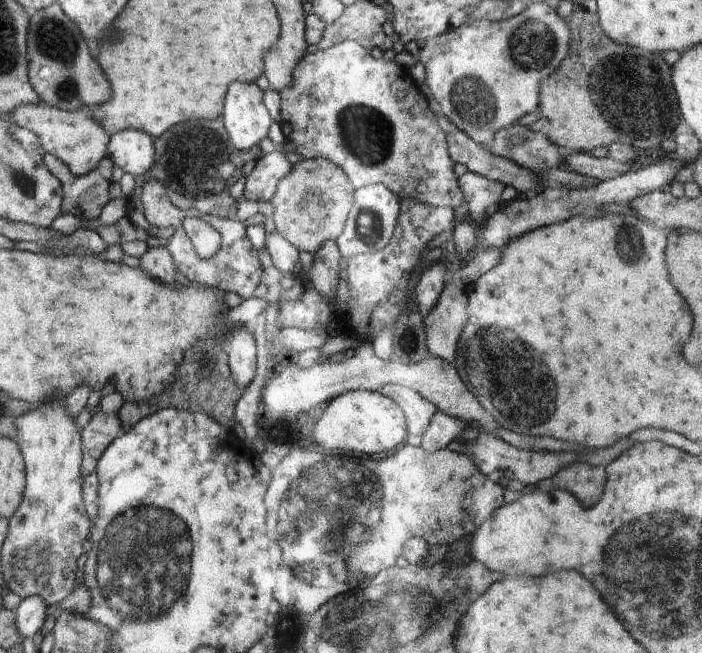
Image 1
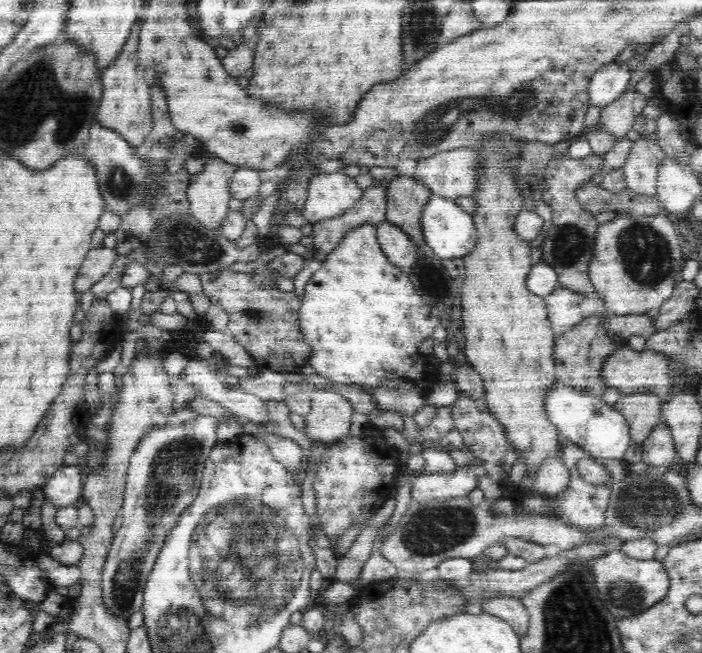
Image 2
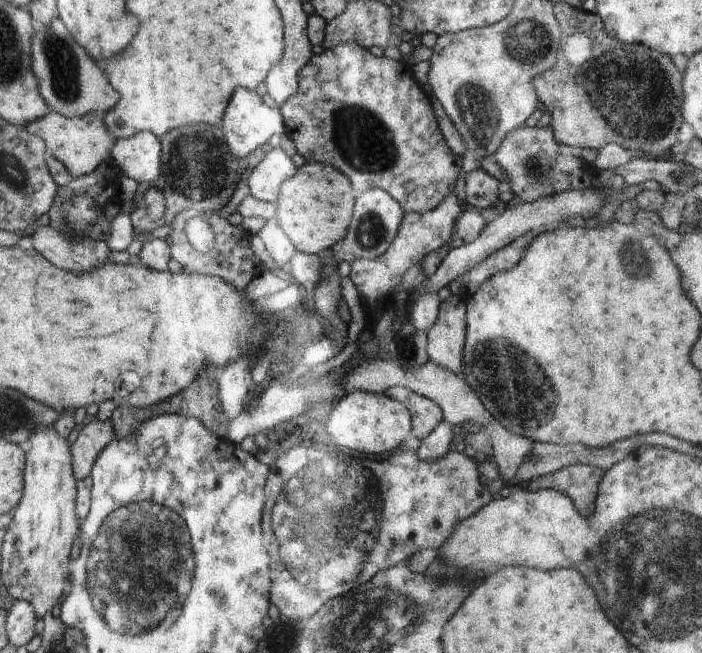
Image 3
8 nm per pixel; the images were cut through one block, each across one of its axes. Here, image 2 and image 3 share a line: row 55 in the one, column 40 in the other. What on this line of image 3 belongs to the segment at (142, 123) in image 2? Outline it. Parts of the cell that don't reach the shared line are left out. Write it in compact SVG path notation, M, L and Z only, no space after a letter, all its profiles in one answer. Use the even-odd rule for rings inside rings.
M50 110L42 118L28 122L24 127L30 134L36 134L42 138L48 150L48 155L62 162L73 177L90 174L102 162L111 161L111 150L115 140L110 138L104 121L96 114L70 119Z

